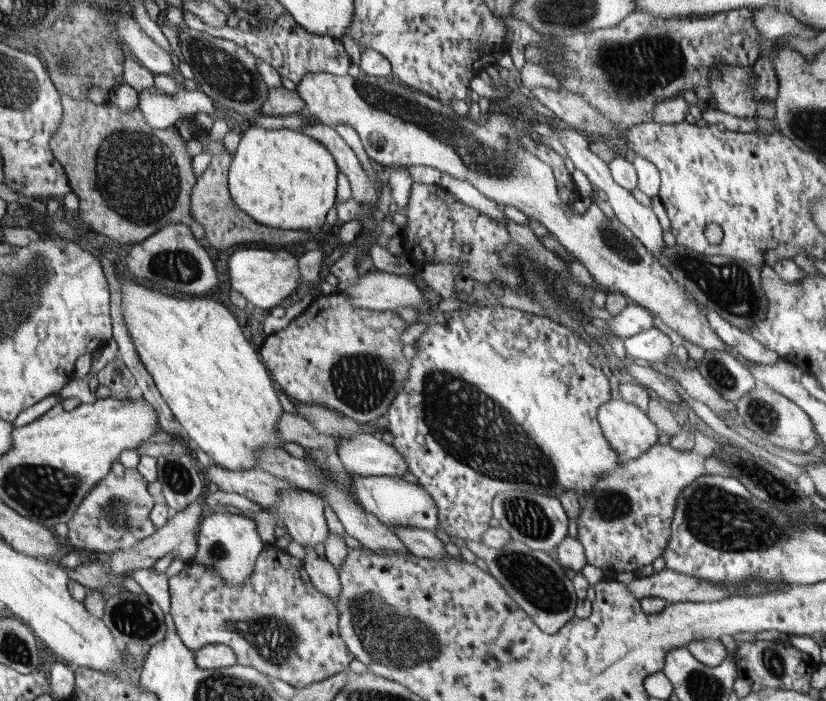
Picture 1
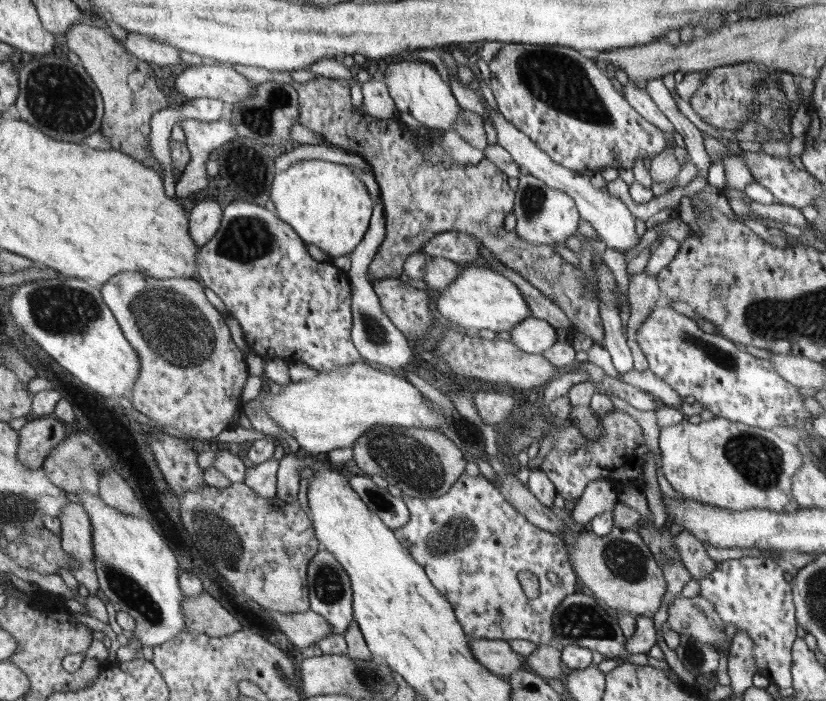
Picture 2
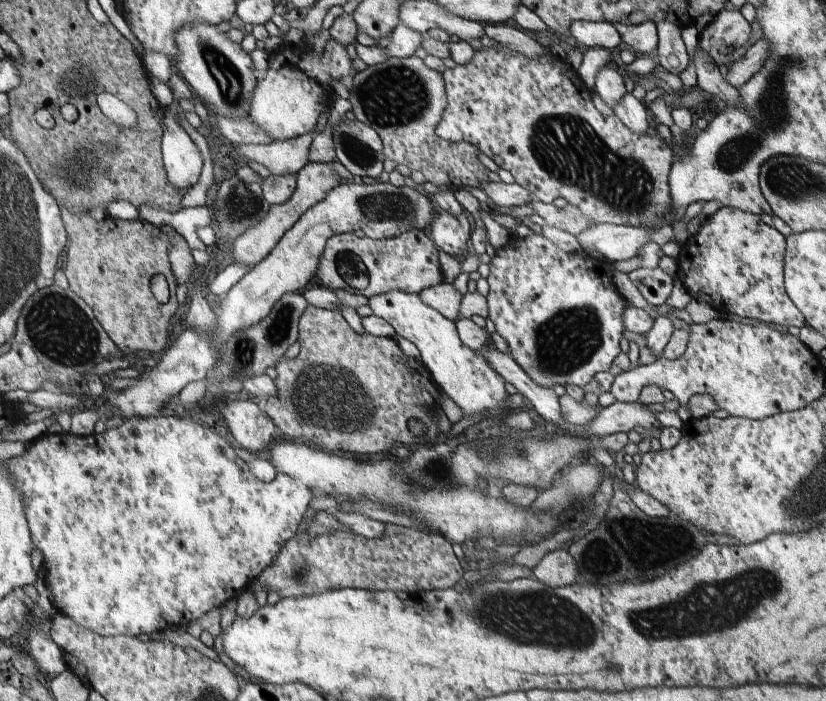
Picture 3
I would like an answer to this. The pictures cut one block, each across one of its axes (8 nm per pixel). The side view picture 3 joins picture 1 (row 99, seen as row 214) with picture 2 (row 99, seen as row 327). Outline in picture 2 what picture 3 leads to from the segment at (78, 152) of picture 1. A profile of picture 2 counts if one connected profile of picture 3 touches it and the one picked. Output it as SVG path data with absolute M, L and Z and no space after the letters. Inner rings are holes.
M83 22L69 26L65 38L67 38L65 46L69 48L69 52L73 52L79 58L79 64L85 68L91 82L101 94L103 114L99 122L101 126L99 132L111 142L111 150L119 150L133 156L135 160L153 168L163 180L167 168L163 168L163 164L153 156L149 146L149 134L151 134L151 116L159 110L167 110L167 98L155 88L153 72L149 82L147 62L127 54L127 50L121 48L109 34L105 34L99 28L87 26Z

